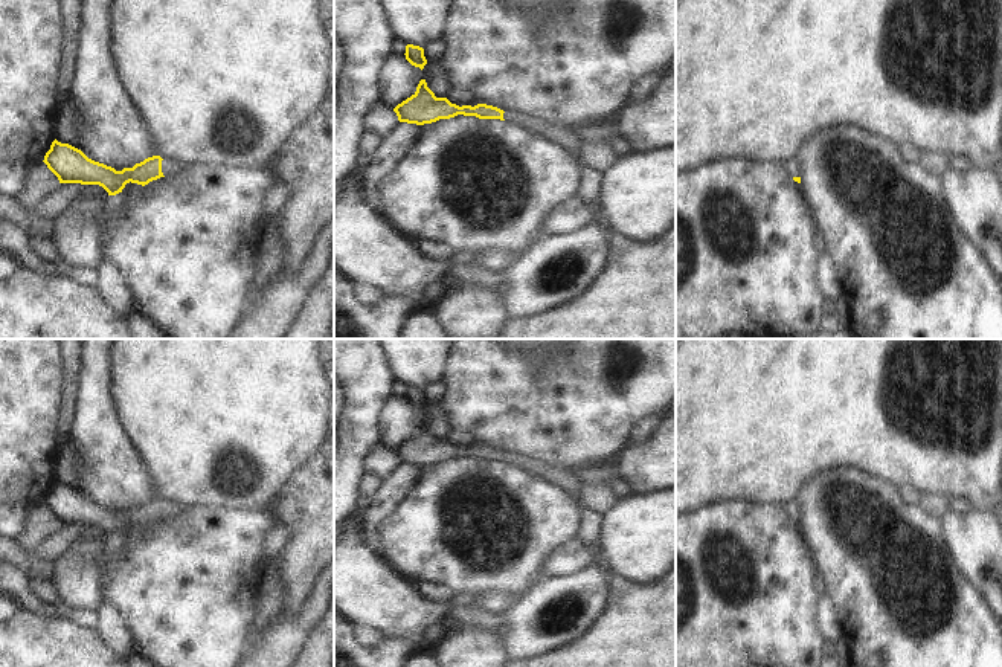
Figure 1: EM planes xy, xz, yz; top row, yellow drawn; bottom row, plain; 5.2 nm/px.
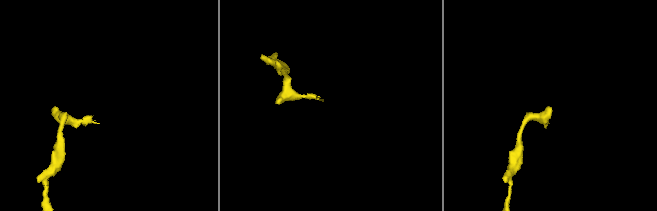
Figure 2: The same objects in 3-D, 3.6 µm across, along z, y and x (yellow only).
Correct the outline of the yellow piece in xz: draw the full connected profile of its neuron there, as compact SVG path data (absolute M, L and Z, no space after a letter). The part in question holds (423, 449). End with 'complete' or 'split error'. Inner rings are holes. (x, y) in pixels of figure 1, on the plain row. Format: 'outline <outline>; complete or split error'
outline M421 421L416 433L410 440L398 446L393 453L397 455L400 464L416 467L432 466L439 461L450 461L458 456L476 458L479 461L506 462L519 470L543 479L551 485L555 485L576 501L580 507L576 540L580 543L592 546L595 542L595 534L601 530L601 516L590 511L580 501L583 491L583 484L580 482L580 479L573 473L561 469L552 469L537 459L523 458L514 453L503 453L487 446L477 446L474 449L459 449L456 446L451 446L447 440L436 440L435 435L427 429L426 421Z; split error

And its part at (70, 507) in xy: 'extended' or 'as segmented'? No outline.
extended

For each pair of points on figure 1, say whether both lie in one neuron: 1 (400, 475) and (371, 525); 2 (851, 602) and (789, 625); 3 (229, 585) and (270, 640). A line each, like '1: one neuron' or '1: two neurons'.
1: one neuron
2: two neurons
3: two neurons

